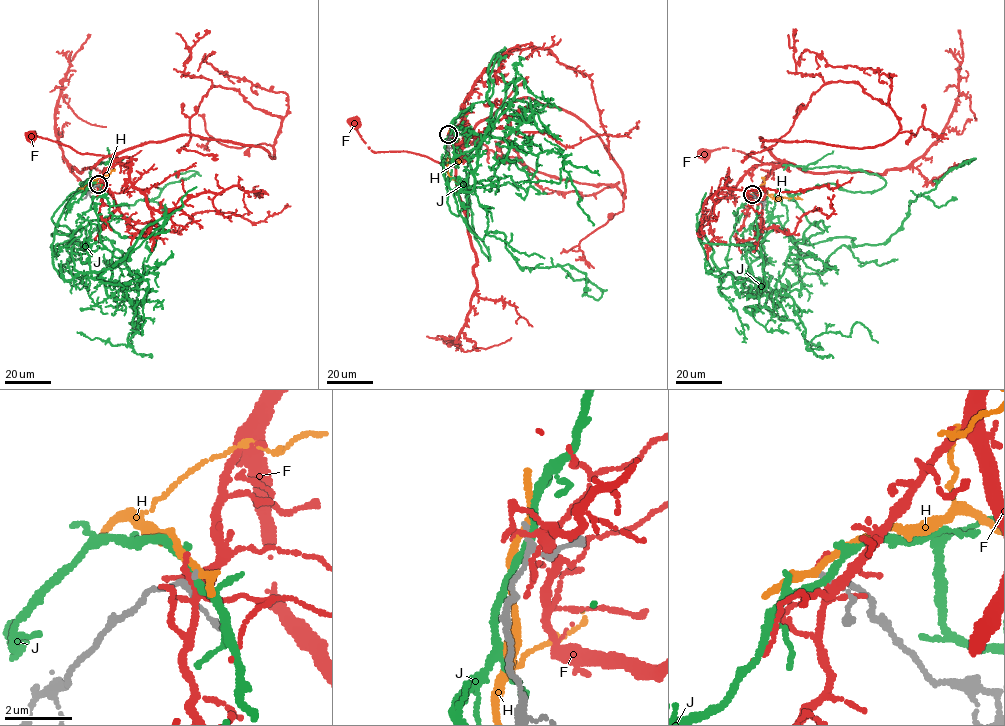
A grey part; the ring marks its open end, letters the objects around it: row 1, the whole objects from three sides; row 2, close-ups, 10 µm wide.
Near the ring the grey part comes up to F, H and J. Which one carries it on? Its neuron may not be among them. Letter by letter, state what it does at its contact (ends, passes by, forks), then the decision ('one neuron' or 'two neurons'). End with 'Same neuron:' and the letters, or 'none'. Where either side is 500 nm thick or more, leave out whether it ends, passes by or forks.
F: it forks | two neurons
H: it passes by | two neurons
J: it passes by | two neurons
Same neuron: none

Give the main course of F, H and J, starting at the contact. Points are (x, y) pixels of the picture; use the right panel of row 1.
F: (752, 195), (770, 171), (784, 161), (787, 163), (766, 164), (726, 147), (705, 153)
H: (752, 194), (764, 190), (775, 197), (802, 199)
J: (752, 195), (795, 243), (822, 233), (792, 195), (885, 183), (804, 168), (832, 151)

